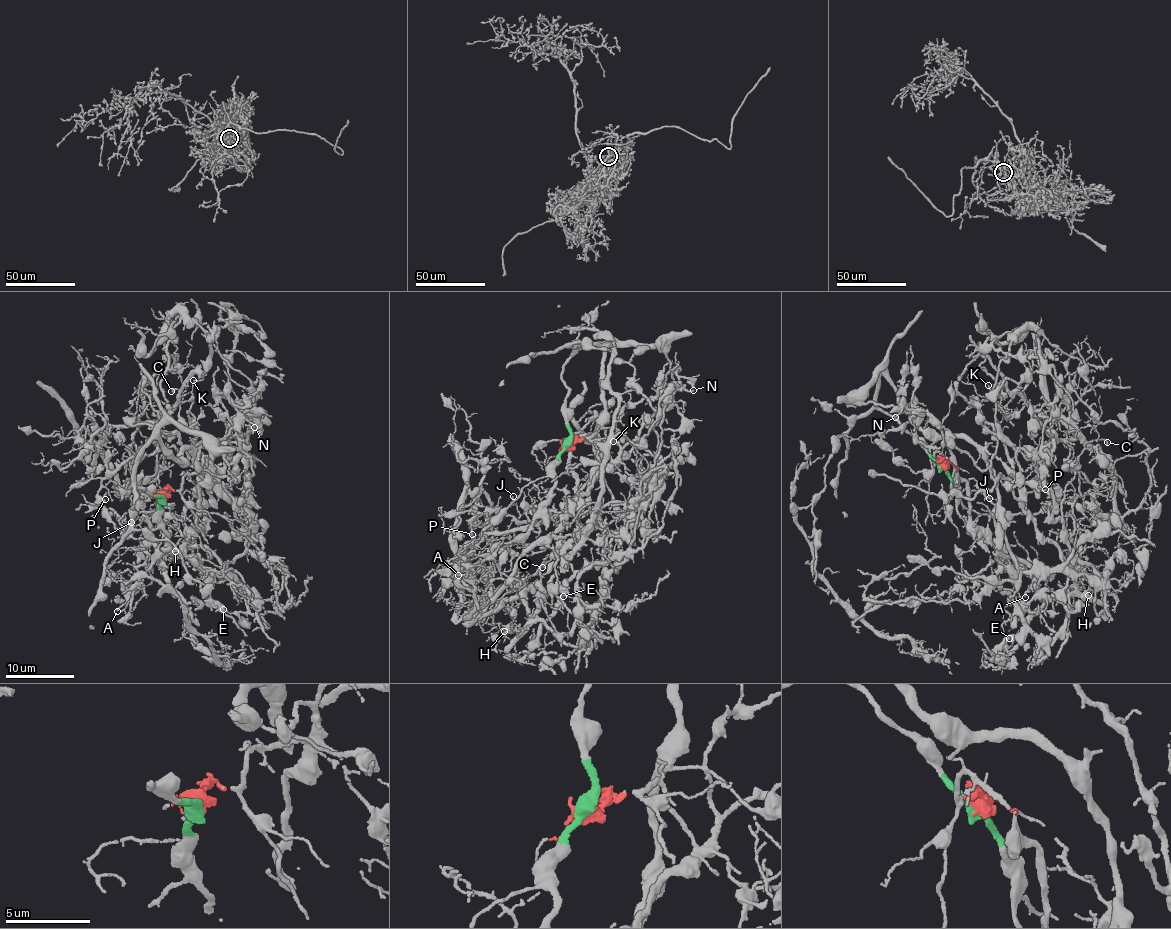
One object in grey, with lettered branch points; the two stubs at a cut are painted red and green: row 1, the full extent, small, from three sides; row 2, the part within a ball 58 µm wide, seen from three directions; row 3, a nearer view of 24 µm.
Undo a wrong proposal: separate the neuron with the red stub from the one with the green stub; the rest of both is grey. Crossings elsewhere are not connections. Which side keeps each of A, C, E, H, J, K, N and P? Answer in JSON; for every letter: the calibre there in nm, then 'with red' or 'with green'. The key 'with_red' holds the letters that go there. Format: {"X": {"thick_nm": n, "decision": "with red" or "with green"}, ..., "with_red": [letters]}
{"A": {"thick_nm": 150, "decision": "with green"}, "C": {"thick_nm": 140, "decision": "with red"}, "E": {"thick_nm": 140, "decision": "with red"}, "H": {"thick_nm": 150, "decision": "with red"}, "J": {"thick_nm": 90, "decision": "with green"}, "K": {"thick_nm": 110, "decision": "with red"}, "N": {"thick_nm": 120, "decision": "with green"}, "P": {"thick_nm": 140, "decision": "with red"}, "with_red": ["C", "E", "H", "K", "P"]}

